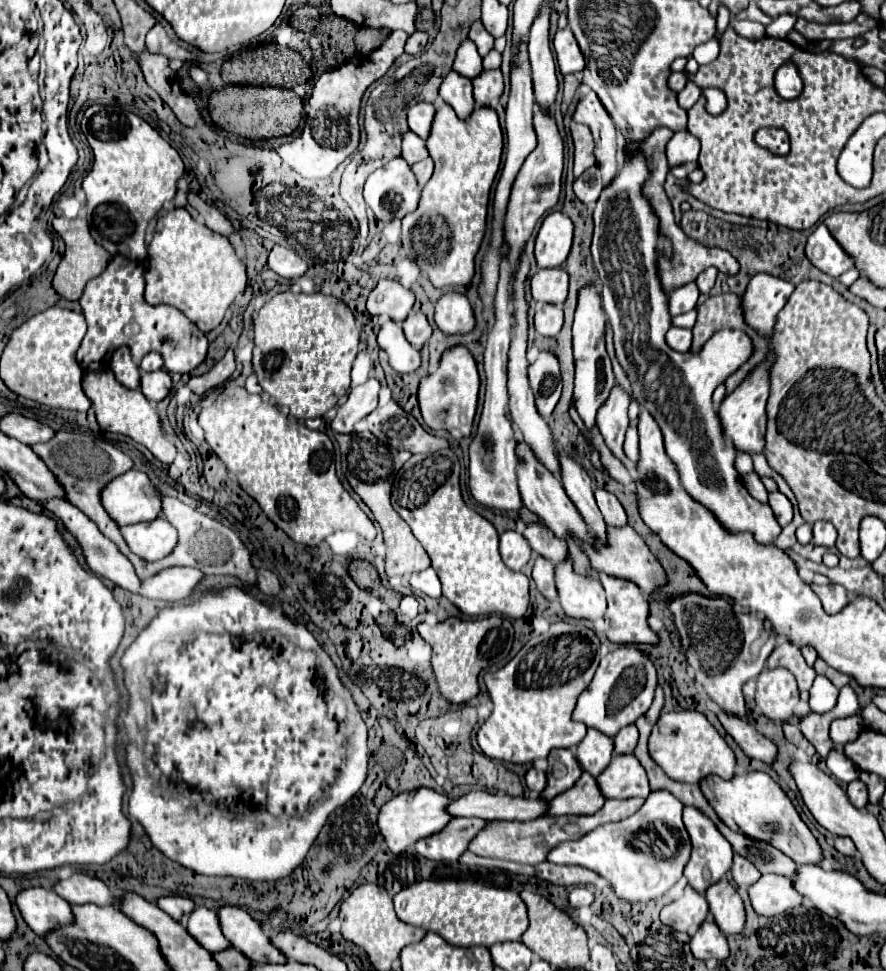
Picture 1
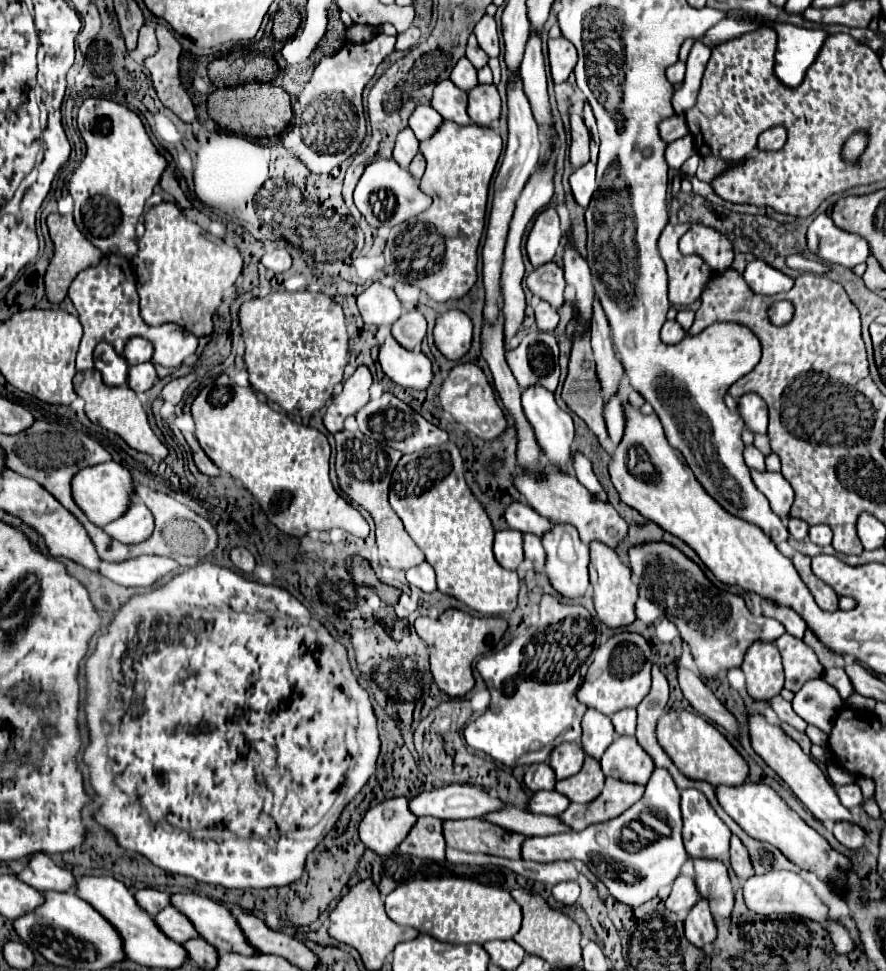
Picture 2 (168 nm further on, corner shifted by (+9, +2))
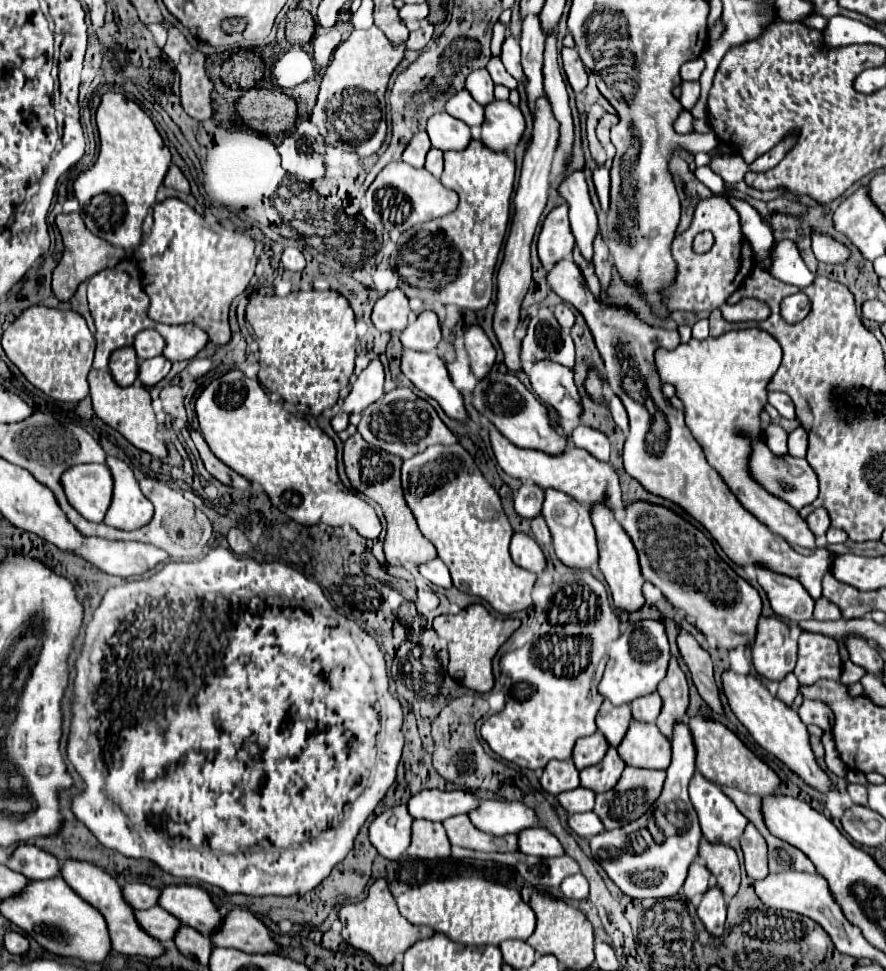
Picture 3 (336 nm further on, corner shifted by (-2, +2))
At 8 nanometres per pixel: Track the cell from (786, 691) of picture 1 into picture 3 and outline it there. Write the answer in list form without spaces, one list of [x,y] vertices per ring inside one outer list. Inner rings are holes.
[[[772,616],[758,622],[756,640],[752,644],[752,662],[760,676],[780,682],[794,670],[798,644],[790,636],[784,620]]]

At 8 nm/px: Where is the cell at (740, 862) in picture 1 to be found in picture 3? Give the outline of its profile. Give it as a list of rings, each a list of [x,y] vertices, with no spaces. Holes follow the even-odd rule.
[[[748,822],[742,838],[740,838],[740,846],[744,852],[744,864],[746,864],[746,872],[750,878],[754,880],[762,880],[768,876],[768,860],[766,860],[766,840],[762,838],[762,834],[756,830],[756,826],[752,822]]]

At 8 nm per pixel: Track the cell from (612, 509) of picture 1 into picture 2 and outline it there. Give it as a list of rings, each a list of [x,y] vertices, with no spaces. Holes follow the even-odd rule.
[[[575,452],[575,456],[573,456],[573,470],[575,470],[575,476],[579,478],[579,482],[581,482],[591,494],[595,494],[595,498],[601,498],[603,502],[607,502],[607,494],[605,494],[603,486],[599,484],[597,476],[593,474],[589,458],[585,458],[583,454]]]

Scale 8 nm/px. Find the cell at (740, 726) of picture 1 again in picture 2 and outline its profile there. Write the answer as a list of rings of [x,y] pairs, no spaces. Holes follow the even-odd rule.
[[[679,666],[679,686],[689,704],[711,722],[723,726],[729,734],[739,738],[739,722],[737,718],[715,698],[713,690],[693,672]]]

